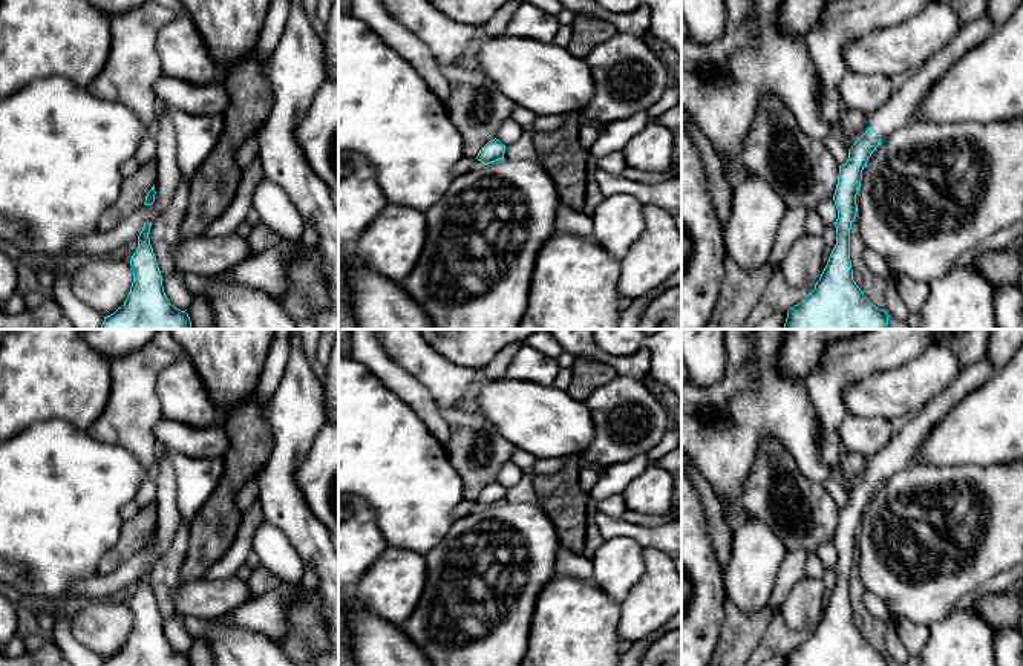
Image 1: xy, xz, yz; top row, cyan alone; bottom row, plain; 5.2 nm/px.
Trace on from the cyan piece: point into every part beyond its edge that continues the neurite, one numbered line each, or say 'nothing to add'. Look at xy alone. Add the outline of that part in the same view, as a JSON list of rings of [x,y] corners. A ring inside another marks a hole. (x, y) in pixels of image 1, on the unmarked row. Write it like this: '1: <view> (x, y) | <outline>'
nothing to add

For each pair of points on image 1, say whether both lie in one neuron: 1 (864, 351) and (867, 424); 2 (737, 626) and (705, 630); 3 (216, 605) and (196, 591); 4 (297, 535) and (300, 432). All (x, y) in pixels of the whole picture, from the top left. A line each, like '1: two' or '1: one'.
1: two
2: two
3: one
4: one

